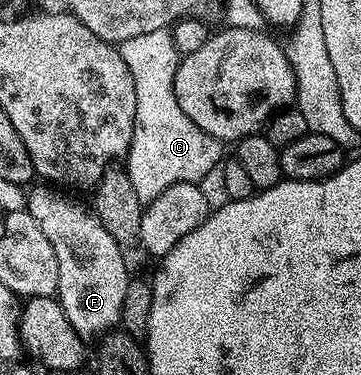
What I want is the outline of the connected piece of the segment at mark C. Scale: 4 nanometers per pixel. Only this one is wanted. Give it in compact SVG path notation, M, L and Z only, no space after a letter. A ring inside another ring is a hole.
M168 30L131 37L131 41L120 43L119 50L135 85L135 129L131 133L127 170L139 201L146 205L168 186L177 182L200 184L213 170L214 174L223 159L223 143L200 131L195 121L179 109L173 88L179 54Z

